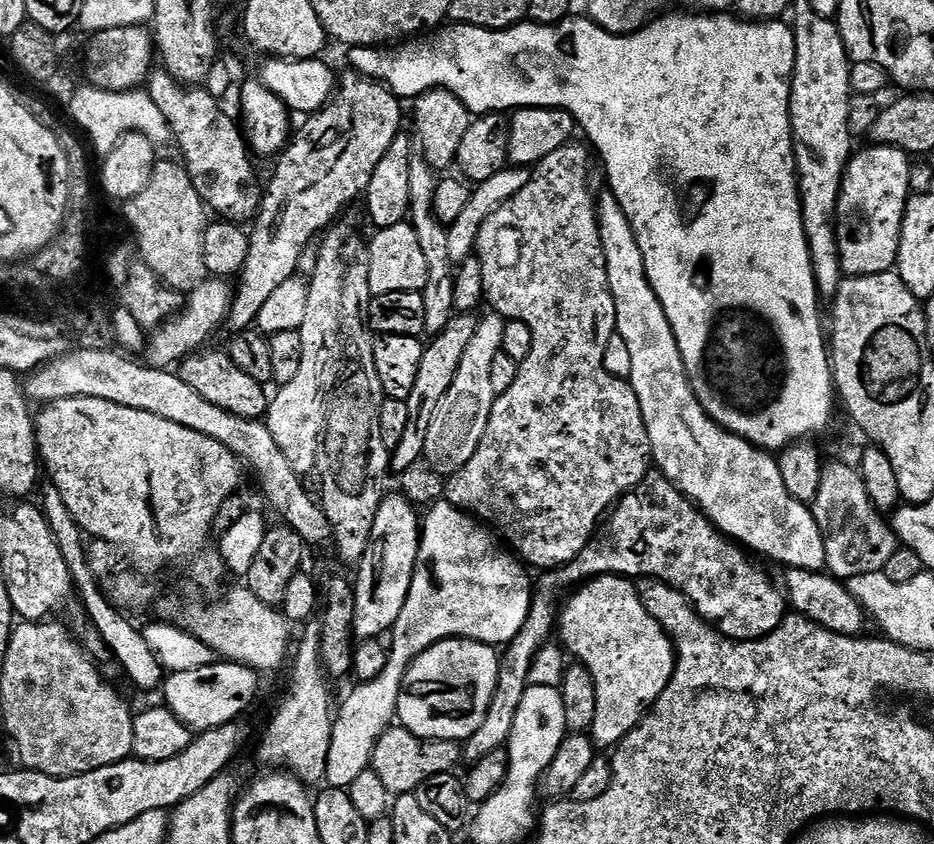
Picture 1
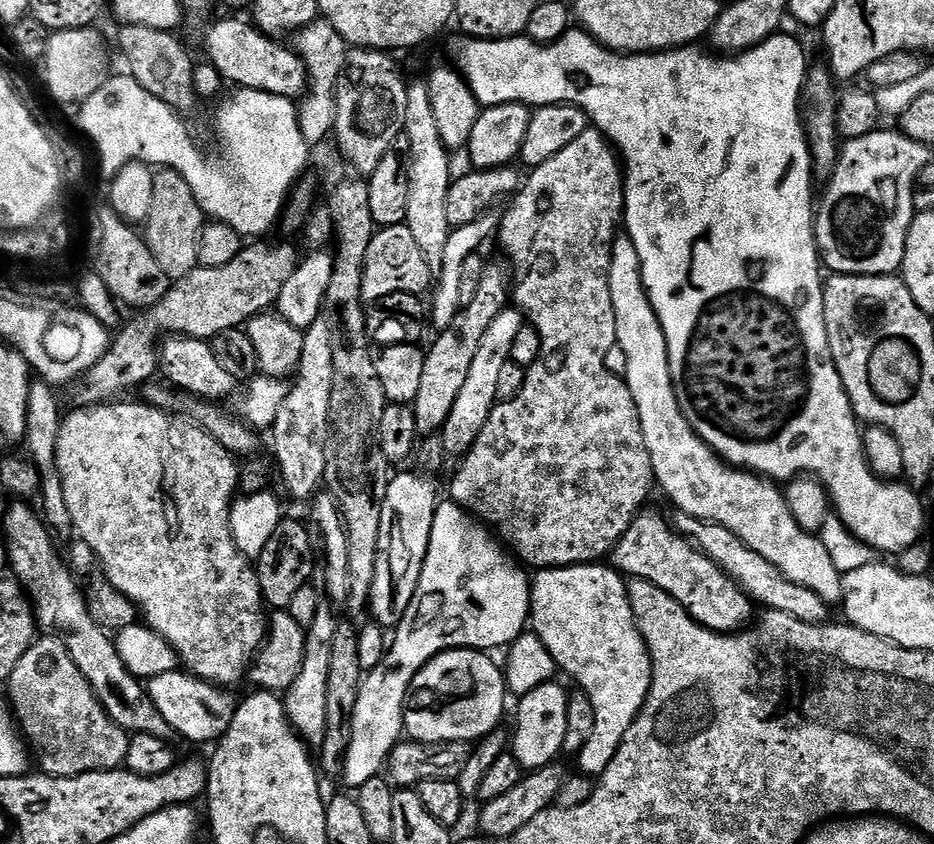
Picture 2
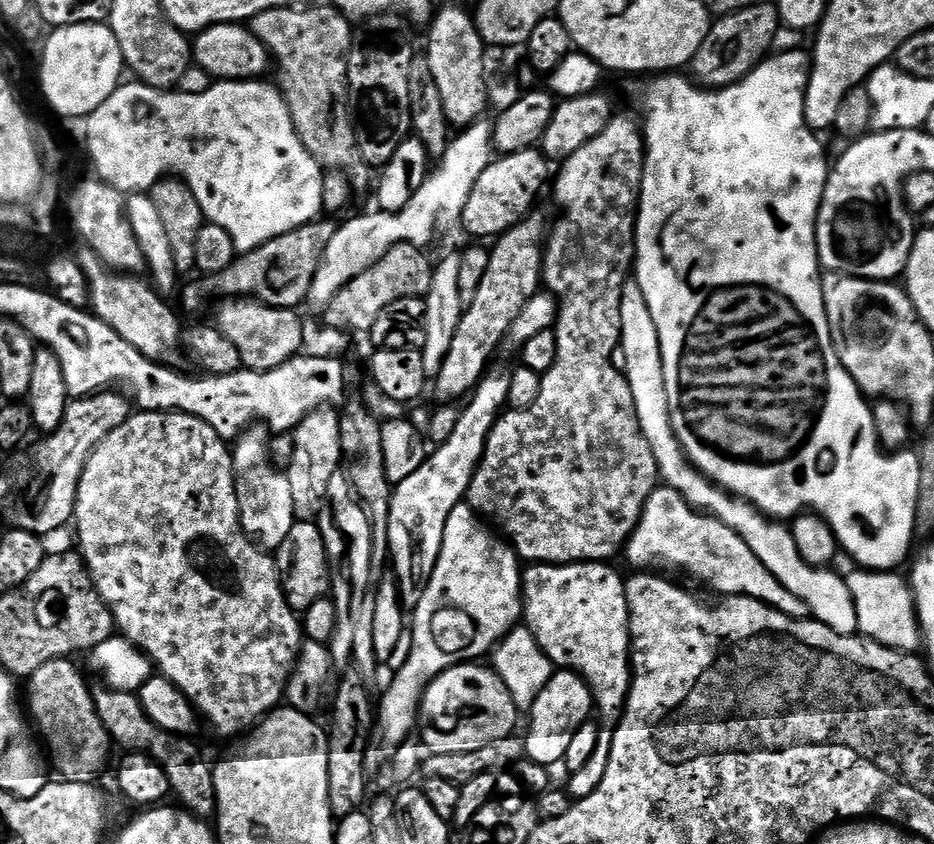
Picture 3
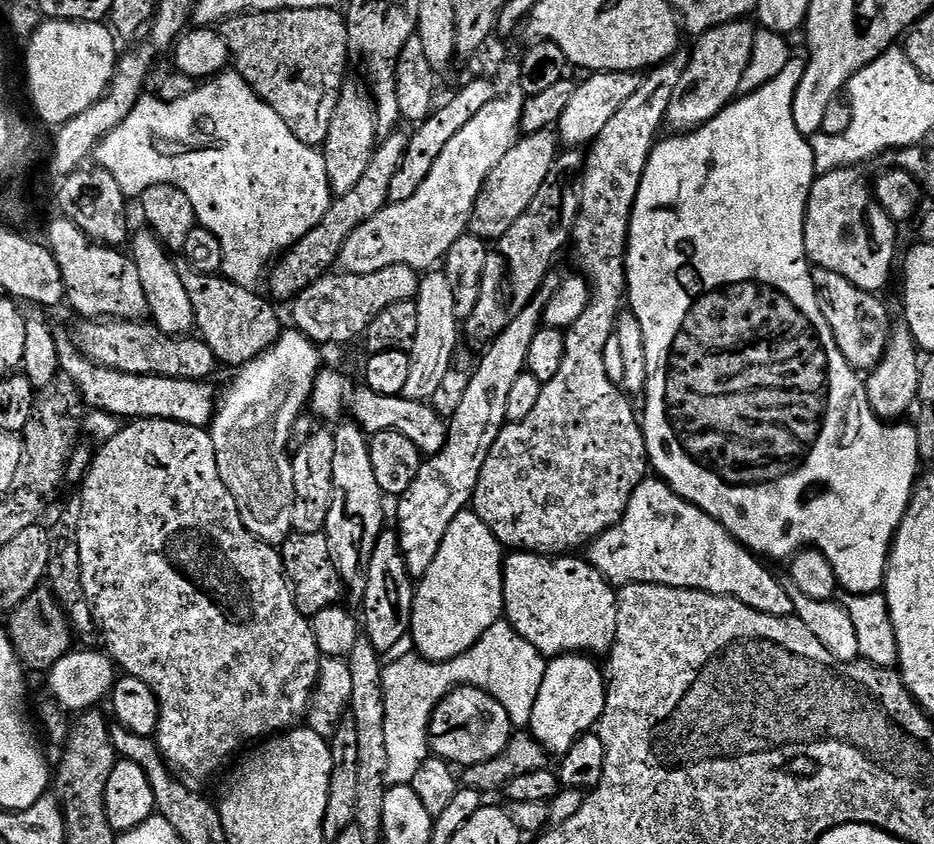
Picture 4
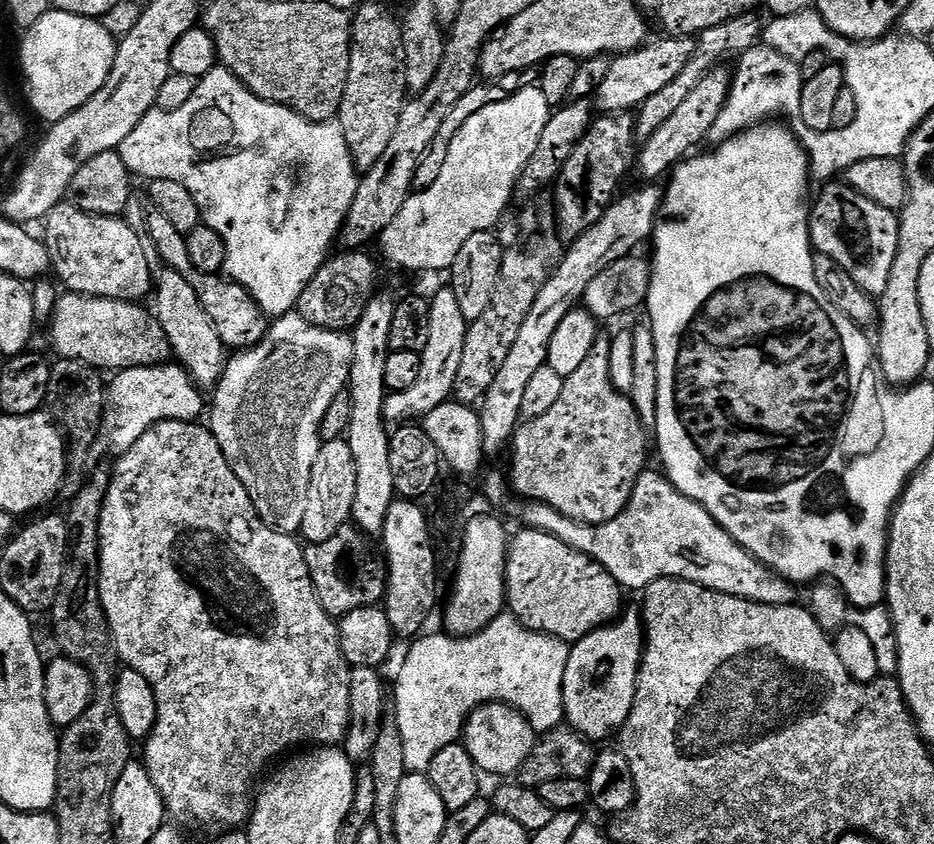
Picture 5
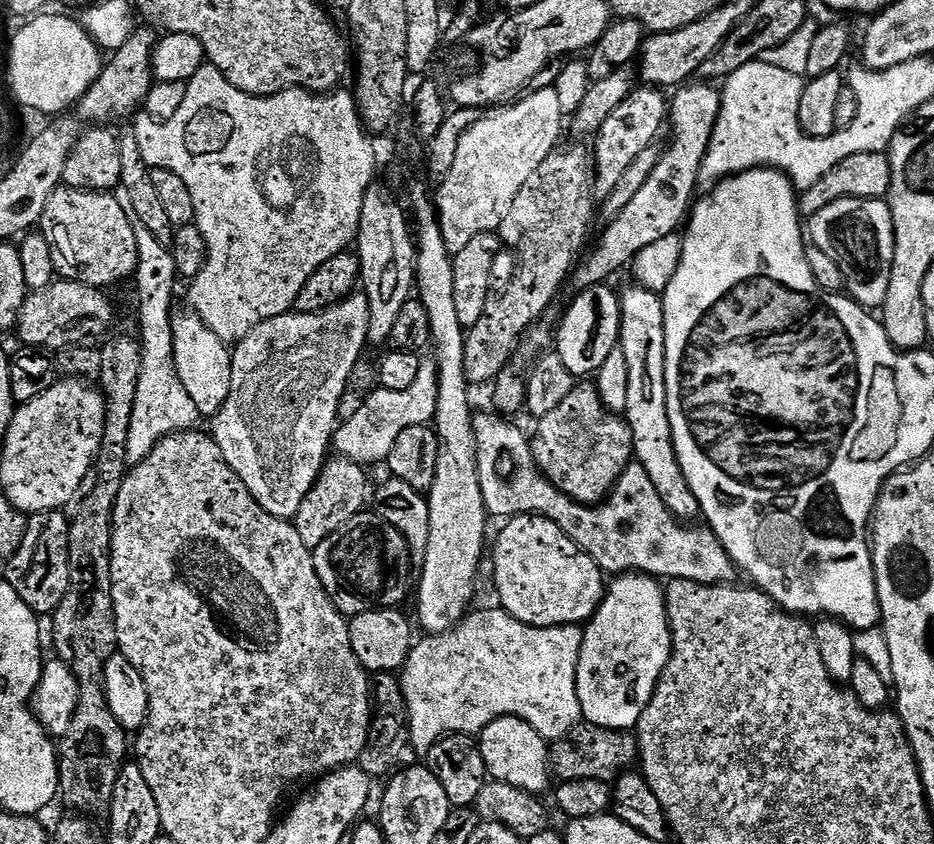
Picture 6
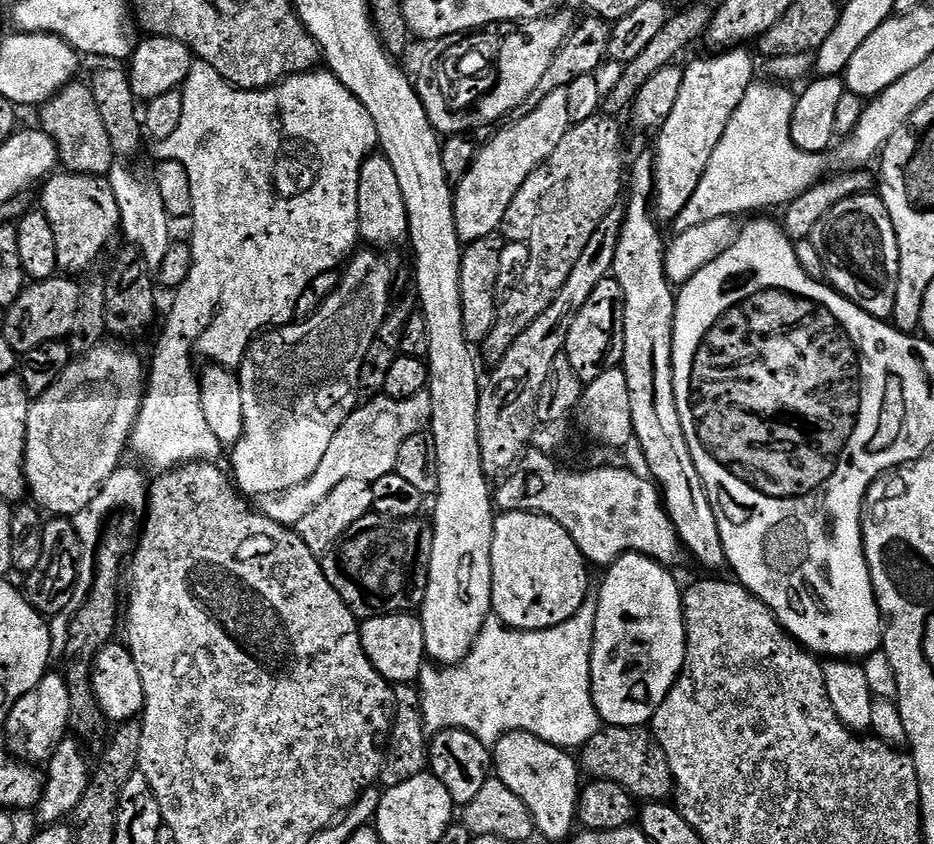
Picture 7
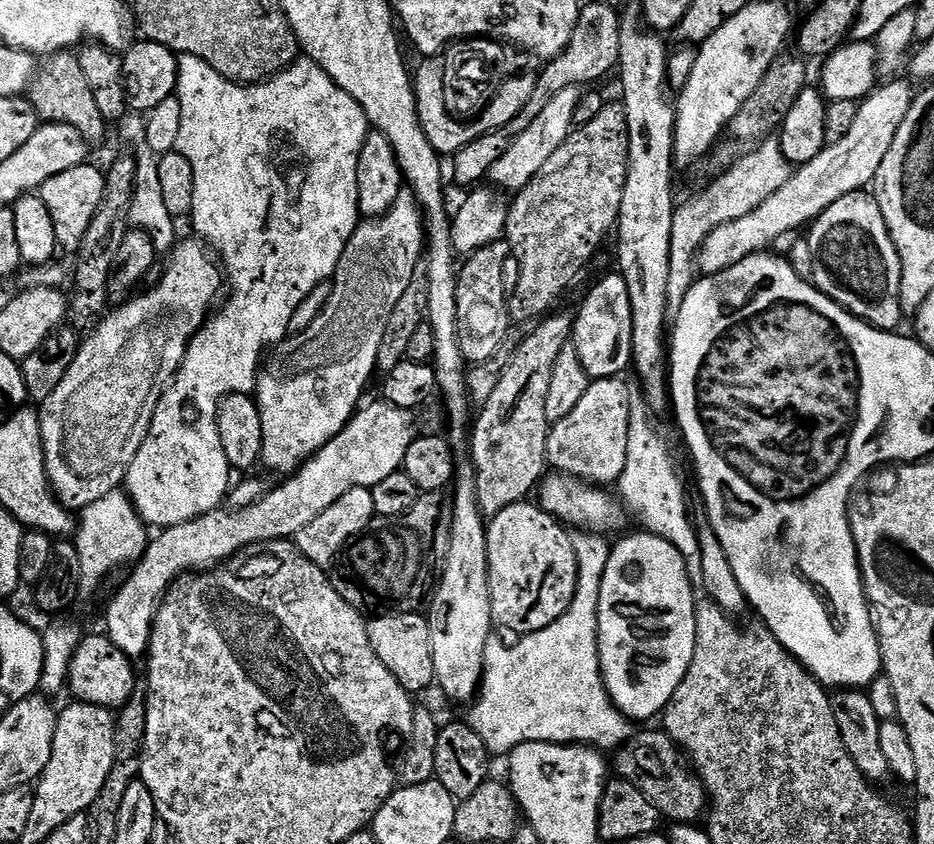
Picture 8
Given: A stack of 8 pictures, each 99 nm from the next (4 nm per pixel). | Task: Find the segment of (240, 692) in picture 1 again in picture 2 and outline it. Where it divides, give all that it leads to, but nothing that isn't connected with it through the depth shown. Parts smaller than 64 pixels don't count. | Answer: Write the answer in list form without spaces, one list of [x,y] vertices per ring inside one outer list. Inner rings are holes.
[[[184,670],[155,676],[147,681],[146,687],[150,698],[157,704],[159,714],[173,727],[177,737],[185,736],[196,744],[204,744],[207,740],[219,741],[236,713],[237,697],[232,697],[227,687],[209,684]]]

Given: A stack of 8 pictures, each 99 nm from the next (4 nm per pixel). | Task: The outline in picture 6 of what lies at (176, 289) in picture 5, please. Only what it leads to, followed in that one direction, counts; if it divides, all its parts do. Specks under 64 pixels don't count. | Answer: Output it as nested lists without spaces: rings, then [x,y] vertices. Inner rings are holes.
[[[176,310],[172,314],[172,360],[182,386],[186,386],[186,394],[190,394],[194,406],[198,406],[201,417],[212,418],[230,394],[232,352],[200,316],[191,310],[183,311]]]

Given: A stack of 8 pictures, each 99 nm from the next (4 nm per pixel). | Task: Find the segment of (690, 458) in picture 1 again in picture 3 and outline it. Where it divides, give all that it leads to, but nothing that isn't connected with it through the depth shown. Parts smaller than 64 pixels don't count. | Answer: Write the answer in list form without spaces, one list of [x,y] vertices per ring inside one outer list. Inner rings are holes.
[[[625,283],[620,290],[619,309],[621,311],[622,330],[620,331],[620,346],[624,348],[626,368],[623,373],[627,378],[631,394],[634,395],[635,413],[638,414],[640,432],[650,443],[654,453],[654,462],[658,462],[660,480],[667,487],[678,490],[682,498],[691,508],[713,516],[718,522],[730,526],[750,550],[802,602],[806,602],[811,619],[830,626],[832,630],[843,636],[854,636],[858,632],[858,614],[854,606],[854,598],[850,594],[850,586],[843,575],[831,572],[831,567],[815,568],[807,564],[798,554],[798,546],[794,546],[791,527],[771,516],[766,516],[740,497],[732,495],[719,488],[717,484],[707,480],[681,450],[681,444],[673,432],[670,422],[669,403],[666,399],[665,382],[662,378],[661,350],[658,342],[657,327],[646,306],[646,298],[639,284]]]

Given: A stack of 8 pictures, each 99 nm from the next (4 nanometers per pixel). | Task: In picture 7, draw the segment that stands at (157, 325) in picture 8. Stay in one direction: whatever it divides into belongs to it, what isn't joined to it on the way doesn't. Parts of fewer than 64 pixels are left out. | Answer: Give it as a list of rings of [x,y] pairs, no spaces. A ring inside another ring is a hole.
[[[101,342],[88,352],[83,353],[79,358],[73,359],[64,373],[56,379],[54,386],[50,386],[50,390],[46,390],[46,394],[37,396],[31,401],[28,410],[28,421],[26,422],[26,446],[24,447],[24,477],[28,483],[27,495],[30,497],[31,503],[35,504],[37,508],[43,510],[45,513],[52,512],[48,514],[51,514],[53,517],[79,517],[81,510],[94,498],[94,494],[98,494],[98,490],[104,485],[106,478],[110,478],[110,474],[114,474],[114,470],[121,467],[123,460],[120,459],[124,456],[124,447],[129,447],[132,429],[137,416],[140,415],[140,405],[144,403],[146,360],[145,357],[143,360],[132,349],[119,348],[116,344],[119,343]]]

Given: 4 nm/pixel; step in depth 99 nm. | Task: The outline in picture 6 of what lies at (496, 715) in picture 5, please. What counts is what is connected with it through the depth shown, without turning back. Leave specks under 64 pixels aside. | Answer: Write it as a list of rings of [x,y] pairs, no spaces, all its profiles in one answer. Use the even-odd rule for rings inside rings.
[[[503,716],[478,733],[480,753],[493,781],[518,786],[527,792],[544,794],[550,781],[550,744],[526,722],[517,716]]]

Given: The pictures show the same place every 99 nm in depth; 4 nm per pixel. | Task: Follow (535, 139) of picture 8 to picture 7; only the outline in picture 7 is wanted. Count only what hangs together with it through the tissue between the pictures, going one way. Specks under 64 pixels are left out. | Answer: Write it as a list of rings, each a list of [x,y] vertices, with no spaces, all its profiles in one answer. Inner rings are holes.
[[[559,88],[546,98],[542,98],[542,102],[533,112],[516,118],[509,128],[502,129],[481,152],[479,149],[473,155],[472,165],[455,185],[452,197],[454,222],[460,241],[481,240],[501,231],[506,210],[510,206],[510,202],[514,202],[518,190],[528,181],[530,174],[536,168],[541,168],[550,158],[550,154],[554,154],[554,150],[558,150],[558,142],[562,142],[562,138],[568,133],[570,121],[567,114],[567,92],[567,88]]]

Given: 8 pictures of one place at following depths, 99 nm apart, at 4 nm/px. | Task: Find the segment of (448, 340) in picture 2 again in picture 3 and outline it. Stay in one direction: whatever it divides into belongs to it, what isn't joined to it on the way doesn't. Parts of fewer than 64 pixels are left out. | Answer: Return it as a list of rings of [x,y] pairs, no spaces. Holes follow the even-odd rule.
[[[529,214],[509,230],[502,233],[495,241],[496,245],[490,248],[490,266],[486,266],[486,275],[478,286],[478,294],[474,294],[474,302],[470,302],[464,312],[460,315],[458,330],[454,330],[454,342],[450,342],[450,350],[446,353],[446,358],[434,378],[436,384],[436,396],[440,402],[456,402],[456,399],[465,392],[471,393],[479,384],[480,379],[490,367],[492,355],[496,352],[496,347],[505,341],[506,335],[514,318],[518,316],[522,306],[530,302],[536,293],[542,288],[542,265],[544,263],[543,247],[546,243],[546,224],[537,214]]]

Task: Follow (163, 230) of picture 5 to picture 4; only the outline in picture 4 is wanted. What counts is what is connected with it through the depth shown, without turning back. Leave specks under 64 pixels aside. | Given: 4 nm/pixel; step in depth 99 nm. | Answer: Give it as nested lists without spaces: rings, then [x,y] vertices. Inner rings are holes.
[[[195,270],[188,272],[183,275],[184,285],[190,294],[190,302],[194,302],[195,327],[221,361],[237,360],[237,365],[240,366],[248,364],[262,355],[280,337],[280,312],[267,295],[259,296],[258,293],[227,280],[224,274]]]

